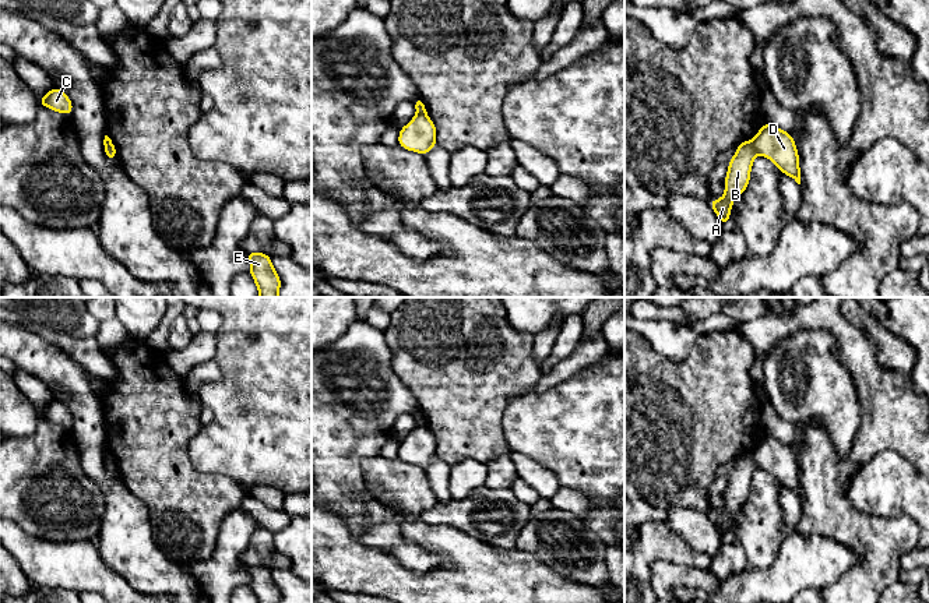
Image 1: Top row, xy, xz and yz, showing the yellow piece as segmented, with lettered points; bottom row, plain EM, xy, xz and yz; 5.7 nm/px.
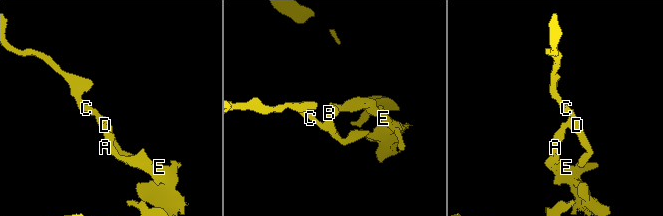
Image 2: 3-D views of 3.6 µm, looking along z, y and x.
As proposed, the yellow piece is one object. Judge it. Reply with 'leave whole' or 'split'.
split

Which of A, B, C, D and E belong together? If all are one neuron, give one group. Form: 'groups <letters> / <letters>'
groups A B E / C D

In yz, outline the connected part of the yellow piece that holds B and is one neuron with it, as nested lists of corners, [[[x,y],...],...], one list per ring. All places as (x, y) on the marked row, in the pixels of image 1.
[[[743,141],[738,145],[736,154],[728,165],[725,177],[725,194],[721,200],[711,200],[710,207],[715,211],[724,226],[729,223],[732,201],[743,194],[750,181],[750,169],[757,155],[753,141]]]

